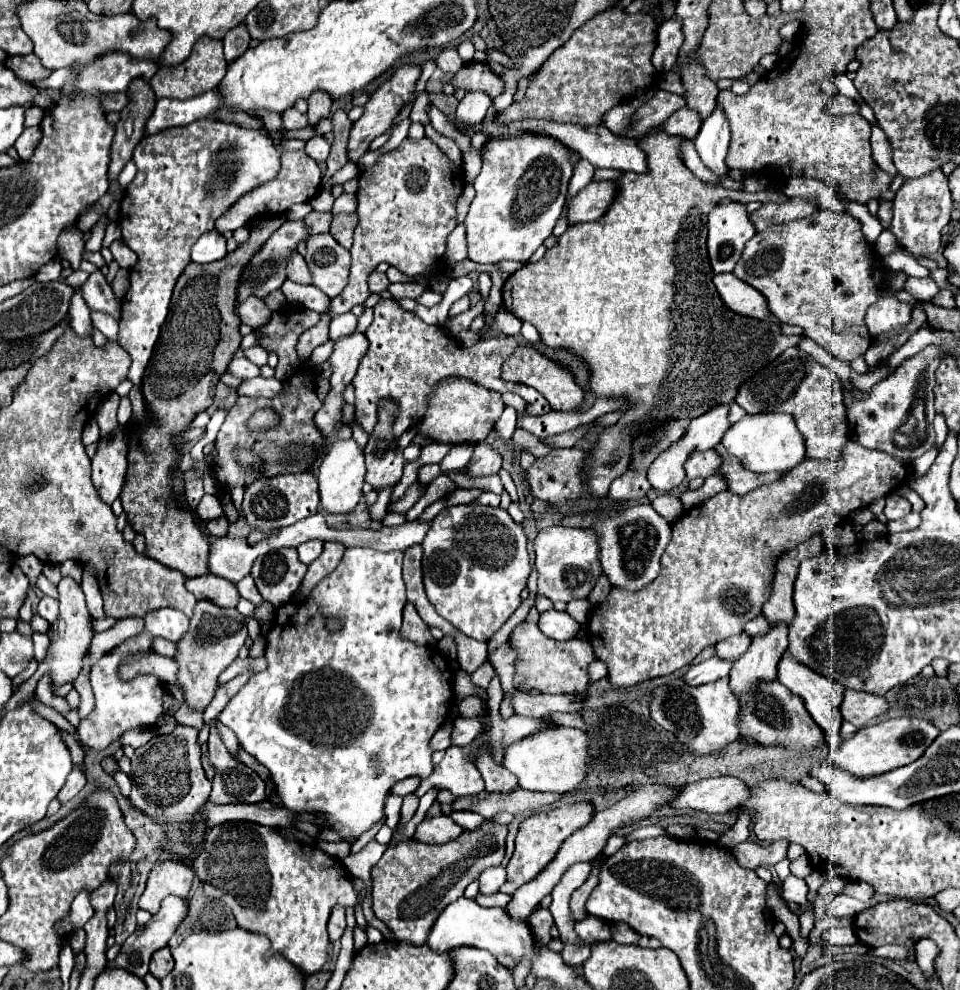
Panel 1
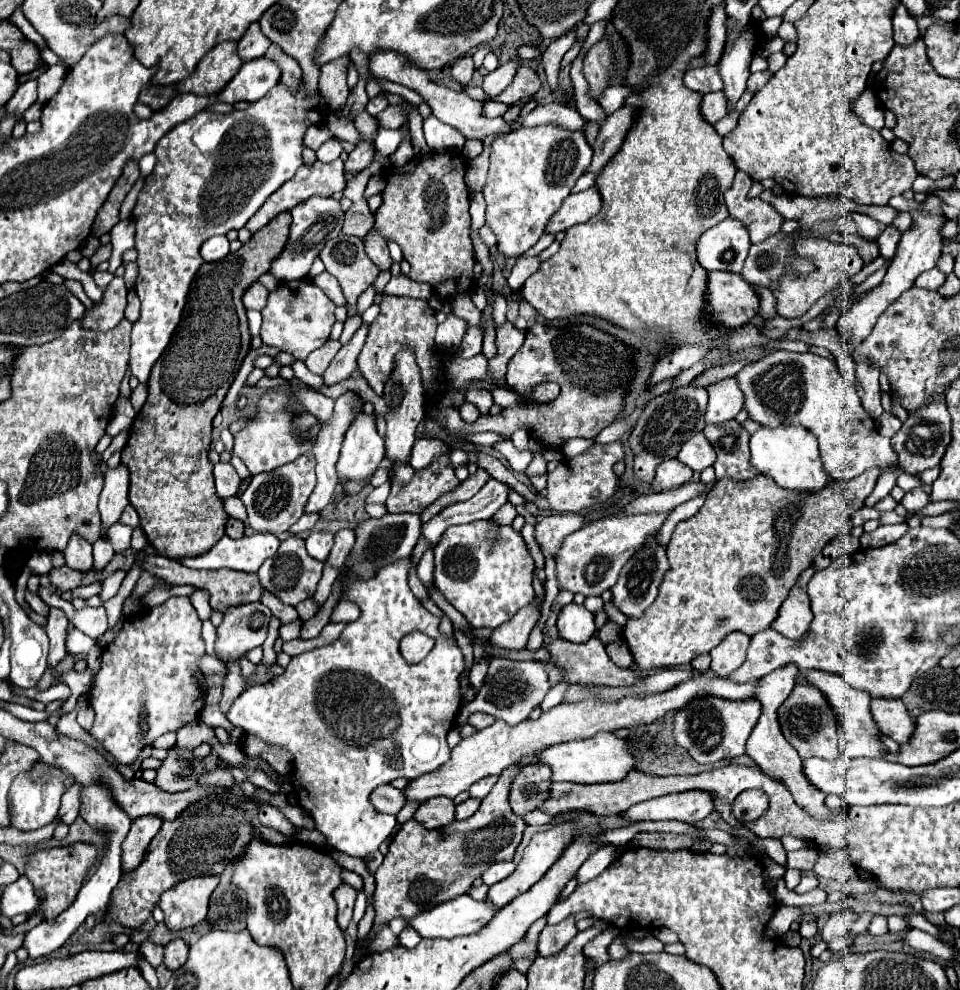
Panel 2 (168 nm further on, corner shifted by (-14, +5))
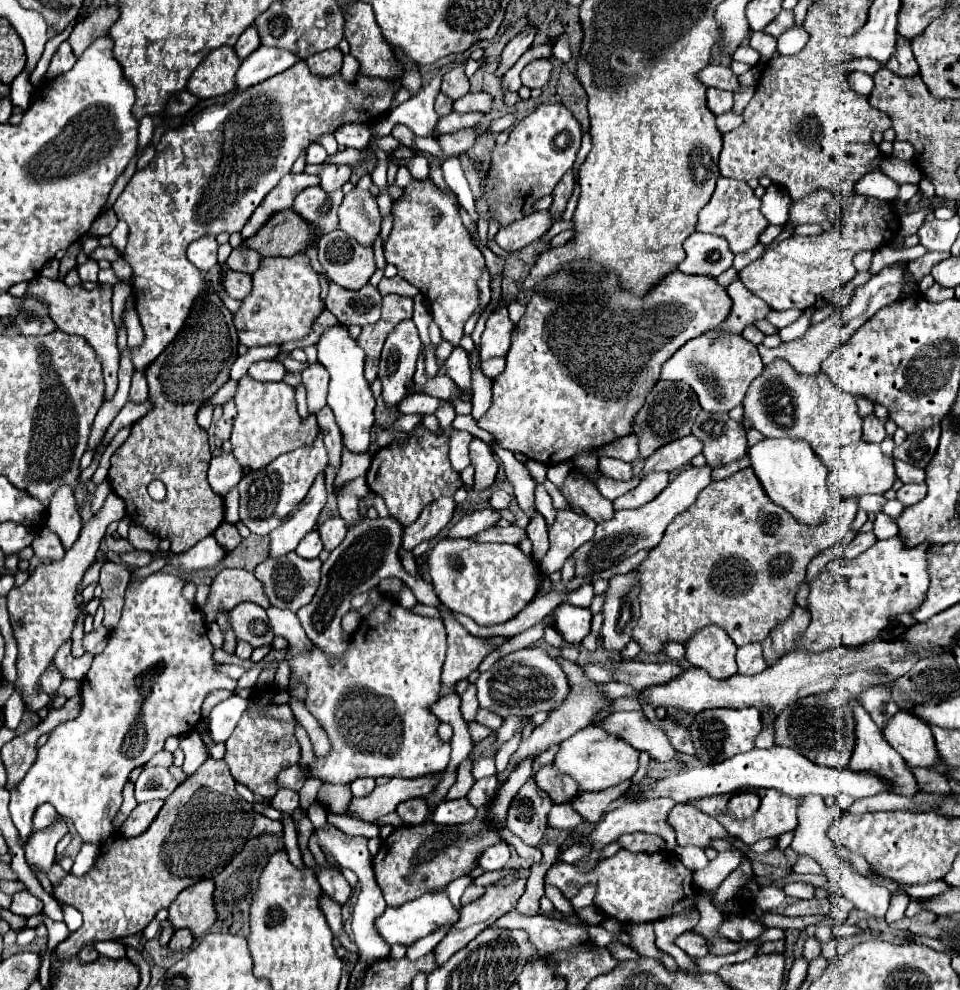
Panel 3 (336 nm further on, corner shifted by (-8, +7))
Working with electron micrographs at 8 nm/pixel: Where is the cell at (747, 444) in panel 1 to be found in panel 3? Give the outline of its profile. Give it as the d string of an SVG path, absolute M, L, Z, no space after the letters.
M764 438L748 448L748 456L768 498L792 512L796 520L820 524L838 504L838 494L832 494L826 488L826 466L818 460L808 442L794 438Z

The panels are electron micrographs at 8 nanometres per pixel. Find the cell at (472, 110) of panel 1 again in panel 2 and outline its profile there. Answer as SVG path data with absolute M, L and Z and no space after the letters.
M508 60L508 62L500 64L494 72L490 72L490 74L484 78L482 88L484 88L484 92L488 94L488 98L498 96L498 94L512 82L512 78L514 78L518 66L520 66L520 60Z

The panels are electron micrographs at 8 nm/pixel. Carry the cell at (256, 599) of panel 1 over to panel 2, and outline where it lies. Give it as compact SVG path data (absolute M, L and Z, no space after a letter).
M264 590L264 594L262 594L262 600L260 600L264 606L268 606L270 610L272 610L272 614L282 622L282 624L290 624L290 622L294 622L294 620L298 620L298 614L296 614L296 610L292 608L292 606L286 606L286 604L282 604L278 598L274 598L268 590Z

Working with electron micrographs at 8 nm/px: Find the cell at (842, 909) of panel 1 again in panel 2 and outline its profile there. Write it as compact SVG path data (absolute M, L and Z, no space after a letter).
M842 910L842 912L836 912L830 916L830 920L824 924L824 928L820 932L820 938L824 942L830 942L834 938L844 936L850 928L852 928L852 914L850 914L850 910Z

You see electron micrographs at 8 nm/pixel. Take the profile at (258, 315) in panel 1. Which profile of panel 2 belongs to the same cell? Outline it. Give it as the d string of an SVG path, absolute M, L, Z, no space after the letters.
M254 282L252 286L248 286L248 290L244 292L242 296L242 302L248 310L262 310L264 304L266 304L266 298L268 298L268 290L260 284L260 282Z

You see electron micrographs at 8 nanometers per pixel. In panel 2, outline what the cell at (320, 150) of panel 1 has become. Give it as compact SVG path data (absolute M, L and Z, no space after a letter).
M332 138L332 140L324 142L324 144L316 150L316 158L318 158L320 162L334 162L334 160L340 156L340 152L342 152L340 142Z

